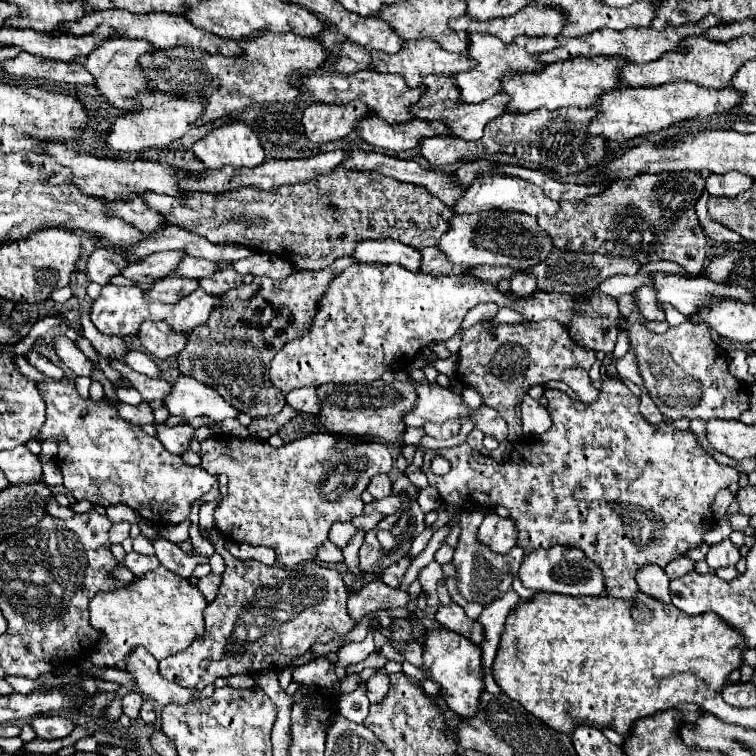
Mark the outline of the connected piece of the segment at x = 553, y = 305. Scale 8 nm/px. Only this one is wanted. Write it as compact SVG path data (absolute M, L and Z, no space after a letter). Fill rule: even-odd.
M351 264L327 286L323 304L319 304L319 312L311 322L311 332L287 342L275 354L269 368L271 382L281 392L289 392L325 382L371 382L381 378L385 370L405 370L431 342L449 340L465 314L481 302L509 306L527 316L527 320L559 320L567 324L575 344L595 352L613 352L617 342L617 318L621 314L617 300L607 294L591 294L585 304L575 304L573 294L545 290L537 290L525 300L511 300L511 294L501 294L491 282L475 280L473 276L429 276L409 272L397 264ZM571 310L581 312L581 320L569 322Z

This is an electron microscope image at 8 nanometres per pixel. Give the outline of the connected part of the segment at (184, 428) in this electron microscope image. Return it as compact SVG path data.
M157 424L157 438L169 452L183 454L185 450L189 450L191 440L195 438L195 428L191 424L177 424L173 428Z

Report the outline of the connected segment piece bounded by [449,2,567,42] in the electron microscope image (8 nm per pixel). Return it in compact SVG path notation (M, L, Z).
M535 2L527 4L527 8L519 10L511 18L495 18L495 20L469 20L469 16L453 18L449 20L449 26L453 30L465 30L465 32L481 32L481 34L493 34L503 42L511 42L515 36L559 36L563 24L565 24L565 14L557 8L551 6L539 6Z

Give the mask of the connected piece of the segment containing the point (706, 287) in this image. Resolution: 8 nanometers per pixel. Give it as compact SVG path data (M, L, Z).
M651 272L651 286L657 292L657 300L665 304L673 304L681 314L691 316L697 306L701 306L707 296L717 298L735 298L751 304L753 292L735 286L735 284L715 284L707 278L683 278L679 274Z

